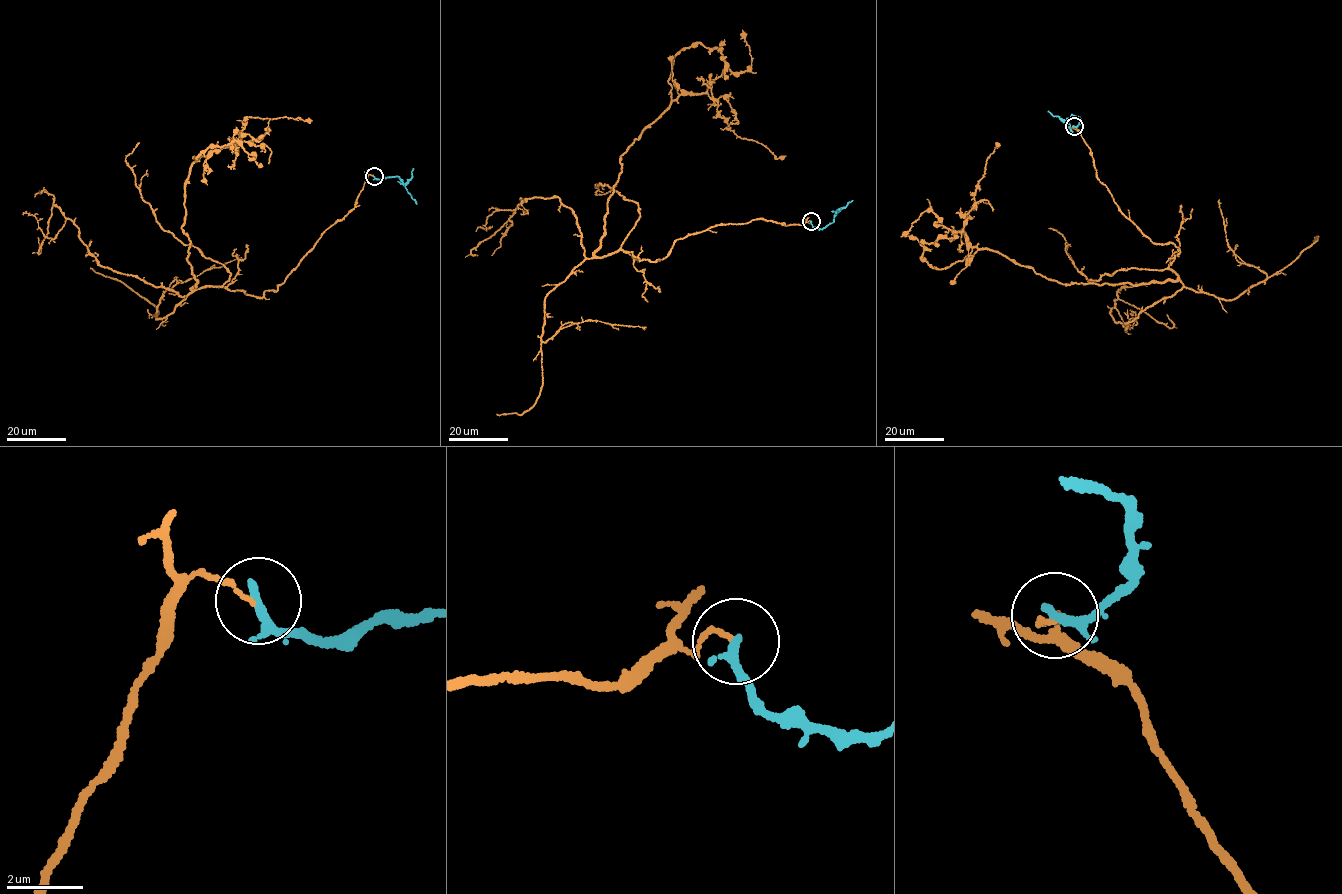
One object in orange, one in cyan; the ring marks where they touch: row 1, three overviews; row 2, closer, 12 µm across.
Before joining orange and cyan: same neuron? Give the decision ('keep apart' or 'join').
keep apart

